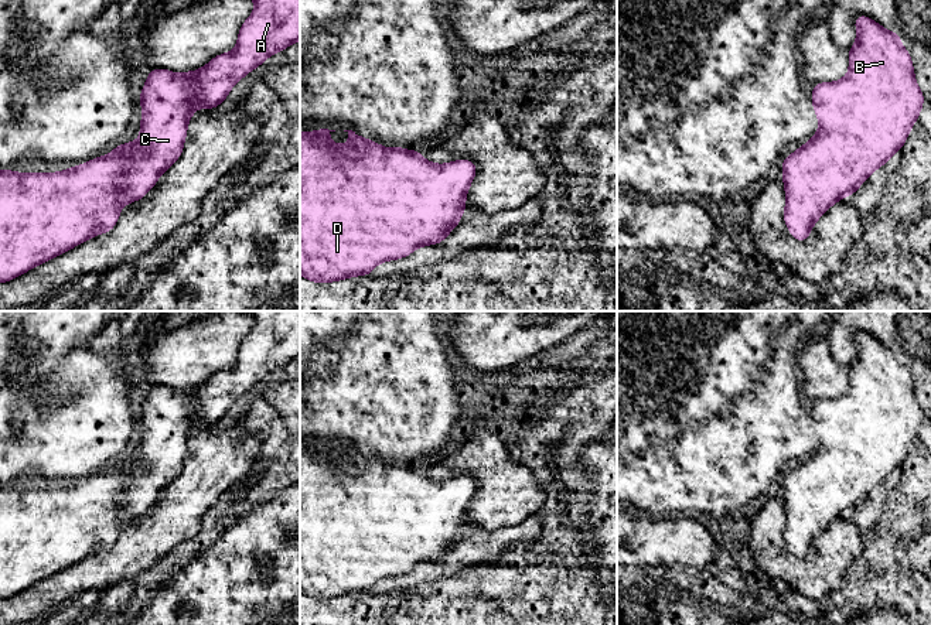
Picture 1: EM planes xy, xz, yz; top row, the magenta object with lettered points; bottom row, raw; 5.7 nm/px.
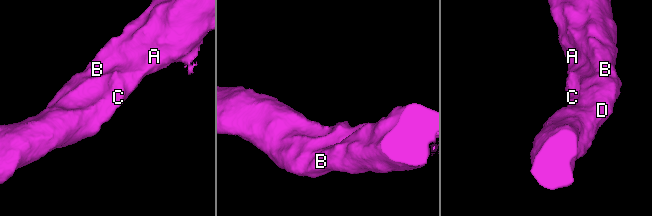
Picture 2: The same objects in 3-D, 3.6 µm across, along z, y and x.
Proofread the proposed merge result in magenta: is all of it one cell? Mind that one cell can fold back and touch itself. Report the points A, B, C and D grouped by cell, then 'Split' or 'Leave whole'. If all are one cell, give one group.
Groups: A B C D. Leave whole

